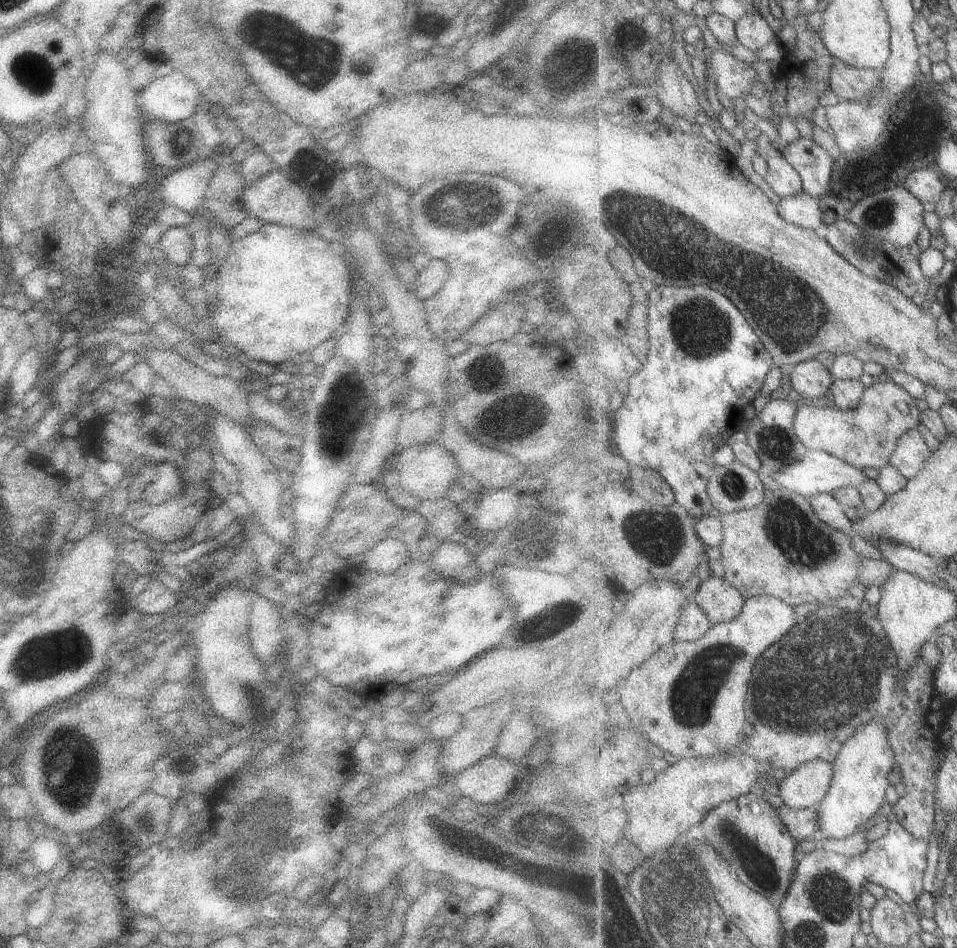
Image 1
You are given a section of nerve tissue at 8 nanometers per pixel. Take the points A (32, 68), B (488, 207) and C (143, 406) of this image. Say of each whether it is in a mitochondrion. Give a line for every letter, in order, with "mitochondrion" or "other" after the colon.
A: mitochondrion
B: mitochondrion
C: other

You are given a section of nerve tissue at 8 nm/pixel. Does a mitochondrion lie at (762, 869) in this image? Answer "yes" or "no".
yes

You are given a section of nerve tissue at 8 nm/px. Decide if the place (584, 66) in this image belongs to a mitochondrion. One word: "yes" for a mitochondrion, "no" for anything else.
yes

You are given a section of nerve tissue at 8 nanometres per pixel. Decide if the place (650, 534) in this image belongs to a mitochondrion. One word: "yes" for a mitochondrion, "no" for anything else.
yes

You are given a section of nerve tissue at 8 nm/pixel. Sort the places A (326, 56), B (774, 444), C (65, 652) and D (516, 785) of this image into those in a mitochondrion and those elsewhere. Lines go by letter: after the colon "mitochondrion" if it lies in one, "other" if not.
A: mitochondrion
B: mitochondrion
C: mitochondrion
D: other

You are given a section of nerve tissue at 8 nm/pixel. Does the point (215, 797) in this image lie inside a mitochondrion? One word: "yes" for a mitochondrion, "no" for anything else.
no

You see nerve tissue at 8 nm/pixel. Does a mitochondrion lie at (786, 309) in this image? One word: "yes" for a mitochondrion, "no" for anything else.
yes

